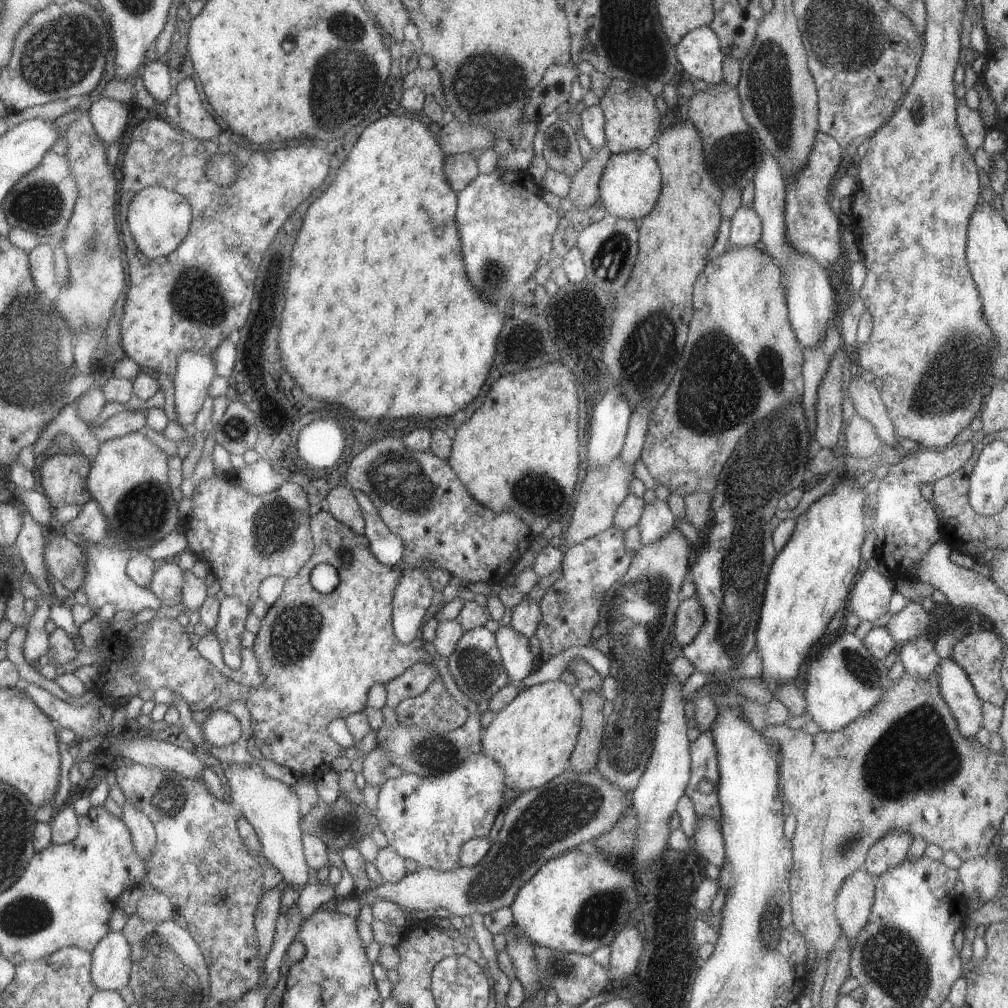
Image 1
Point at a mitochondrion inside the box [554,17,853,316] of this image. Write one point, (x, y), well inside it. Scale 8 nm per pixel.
(768, 84)

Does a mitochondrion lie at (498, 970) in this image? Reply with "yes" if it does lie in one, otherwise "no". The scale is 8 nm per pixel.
no

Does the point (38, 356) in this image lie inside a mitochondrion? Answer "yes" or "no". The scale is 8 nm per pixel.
yes

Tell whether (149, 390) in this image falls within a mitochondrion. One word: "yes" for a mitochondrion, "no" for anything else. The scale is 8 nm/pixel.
no

